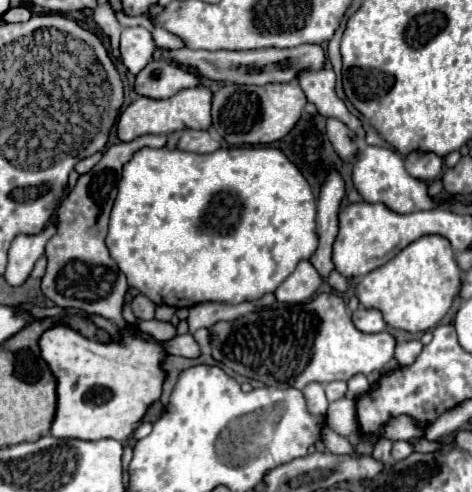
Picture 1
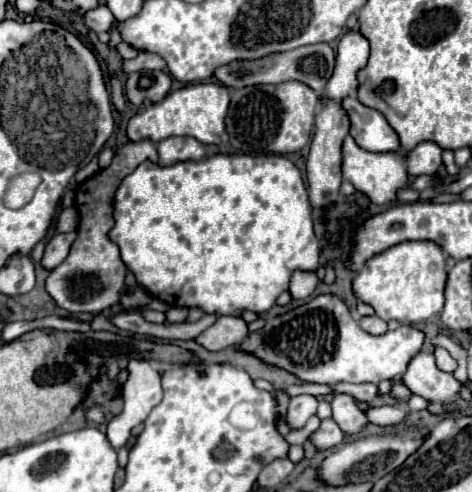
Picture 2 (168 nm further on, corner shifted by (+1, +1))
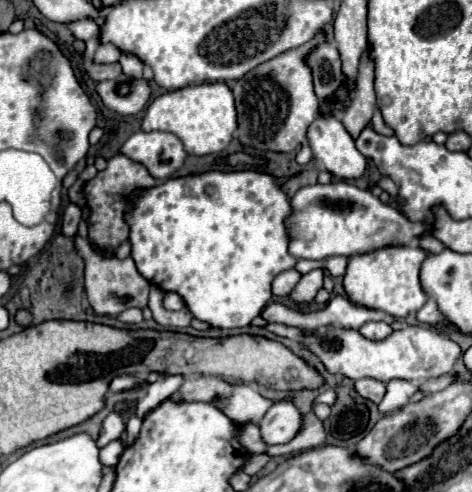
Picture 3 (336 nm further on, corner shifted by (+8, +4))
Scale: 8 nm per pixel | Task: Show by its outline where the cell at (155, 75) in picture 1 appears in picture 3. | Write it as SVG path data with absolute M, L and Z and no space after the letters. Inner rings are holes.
M120 74L114 80L100 82L98 94L106 108L126 116L126 114L138 114L146 106L152 90L148 80L144 78L130 78L126 74Z

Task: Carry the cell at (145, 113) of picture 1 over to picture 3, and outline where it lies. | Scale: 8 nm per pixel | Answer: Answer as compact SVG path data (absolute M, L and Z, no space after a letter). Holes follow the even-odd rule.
M224 82L196 84L196 86L186 86L180 90L166 92L152 100L142 120L144 132L154 132L154 130L172 132L182 140L186 152L196 156L218 154L220 150L224 150L230 144L236 126L238 124L236 124L234 96Z

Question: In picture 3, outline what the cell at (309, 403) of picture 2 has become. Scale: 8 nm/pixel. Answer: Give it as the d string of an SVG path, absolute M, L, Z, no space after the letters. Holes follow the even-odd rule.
M276 402L260 420L262 440L266 444L284 444L294 438L302 426L302 414L292 402Z

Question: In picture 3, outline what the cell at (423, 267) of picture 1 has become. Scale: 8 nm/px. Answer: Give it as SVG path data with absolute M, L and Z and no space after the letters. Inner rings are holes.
M420 246L404 248L378 248L376 252L364 252L364 256L350 256L348 270L344 274L344 290L354 304L382 310L394 318L406 318L416 314L428 300L424 288L420 288L420 264L428 256Z

